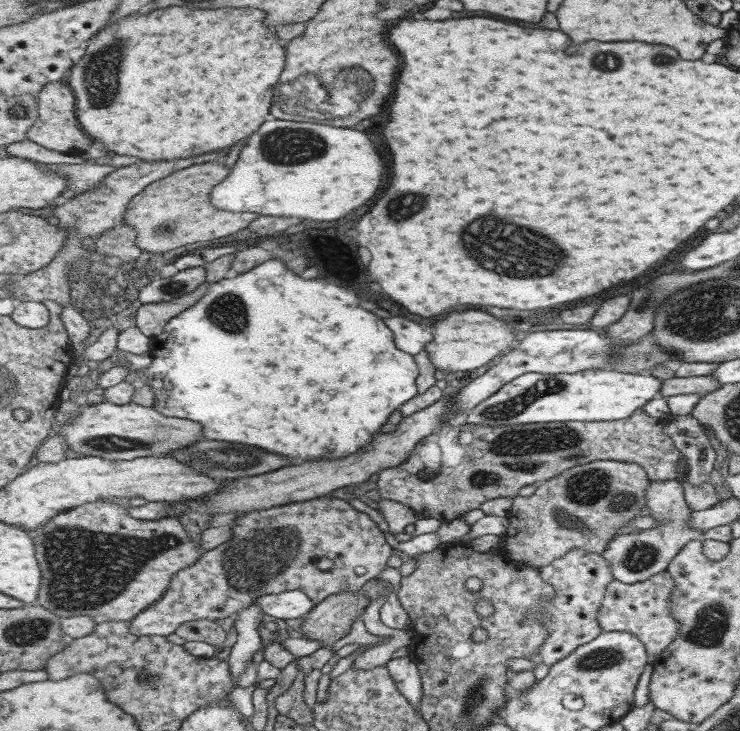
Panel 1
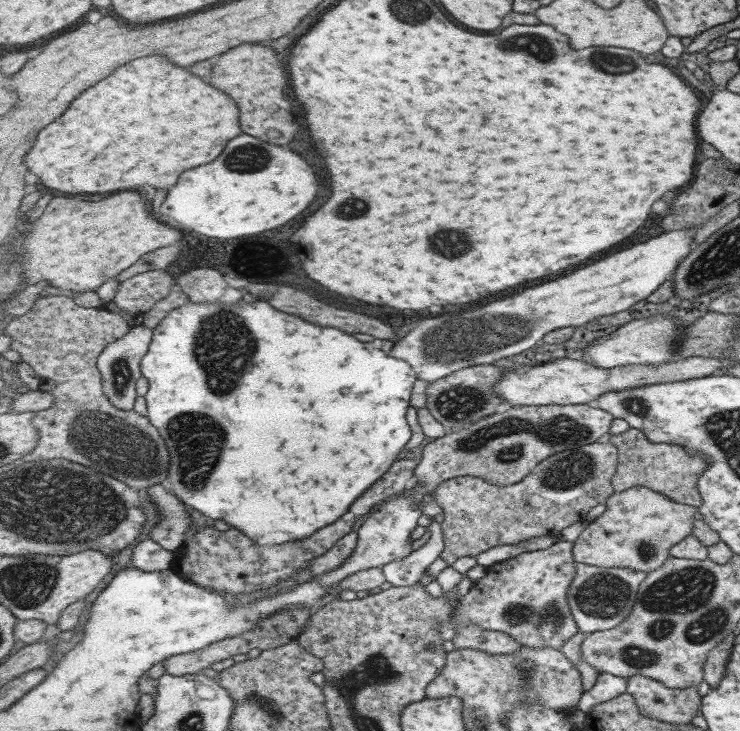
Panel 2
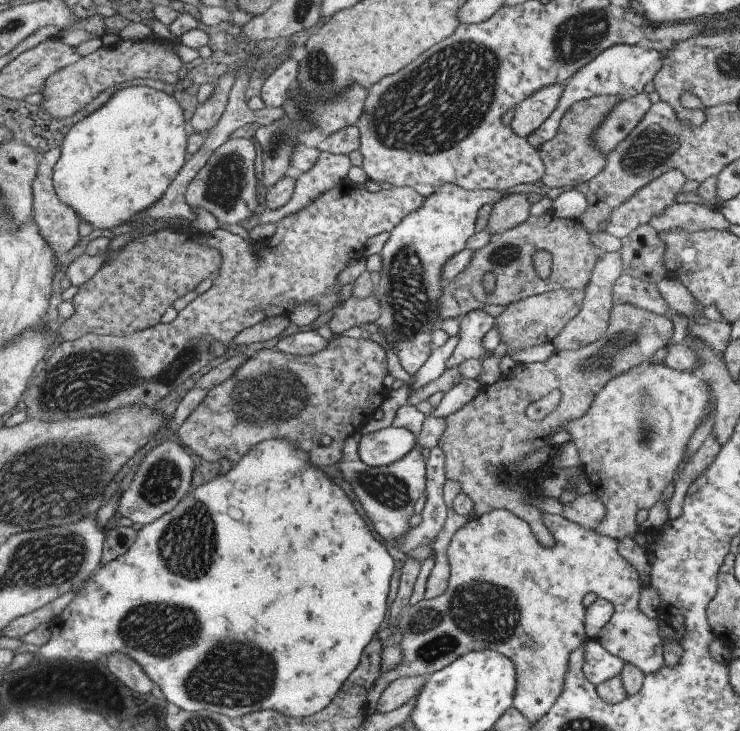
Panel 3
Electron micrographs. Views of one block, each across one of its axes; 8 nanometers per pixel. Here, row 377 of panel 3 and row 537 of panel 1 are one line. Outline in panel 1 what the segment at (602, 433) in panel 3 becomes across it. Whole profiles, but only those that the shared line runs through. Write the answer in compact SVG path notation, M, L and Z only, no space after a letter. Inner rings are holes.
M651 480L646 489L646 504L649 516L660 522L659 528L643 529L639 533L615 536L602 556L610 563L614 580L633 584L645 581L657 573L667 570L671 560L691 540L697 540L703 530L686 526L691 511L684 500L684 491L675 480Z

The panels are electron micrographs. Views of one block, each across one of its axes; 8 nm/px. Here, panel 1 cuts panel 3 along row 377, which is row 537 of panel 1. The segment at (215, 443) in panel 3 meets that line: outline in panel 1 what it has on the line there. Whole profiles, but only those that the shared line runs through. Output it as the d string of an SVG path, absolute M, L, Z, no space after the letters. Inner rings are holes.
M319 497L305 502L297 502L285 506L280 505L279 507L269 508L267 510L251 511L241 514L233 523L233 537L231 540L220 545L218 548L209 550L203 554L203 556L199 558L199 561L195 562L193 566L189 566L189 568L175 574L173 580L170 582L169 588L167 588L167 592L163 594L163 598L161 598L159 602L155 602L155 605L151 606L151 609L144 611L142 614L139 614L139 617L131 621L130 629L138 635L165 637L169 636L169 634L173 634L173 632L175 632L181 624L185 624L185 622L201 619L215 621L218 619L235 618L237 614L242 613L243 610L246 610L255 603L255 600L267 596L268 594L281 594L290 590L303 590L305 594L309 595L309 598L319 604L327 597L335 596L337 593L342 593L343 591L358 591L359 588L365 586L369 580L374 580L374 578L379 577L380 573L385 570L389 558L394 554L392 545L393 542L390 540L388 534L379 528L379 524L377 524L369 514L357 512L351 504L348 504L345 500L340 500L340 498L338 498L338 500L329 500L329 497ZM321 557L331 559L333 567L326 571L321 571L319 568L316 568L315 561Z

